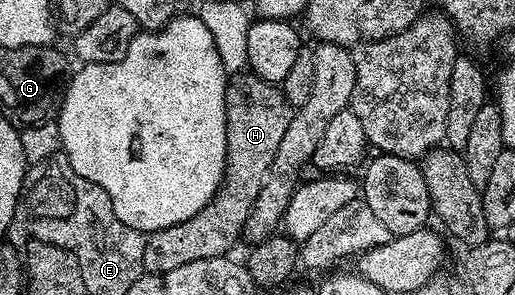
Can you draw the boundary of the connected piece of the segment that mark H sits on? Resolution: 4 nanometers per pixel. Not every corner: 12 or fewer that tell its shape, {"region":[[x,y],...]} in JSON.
{"region":[[248,70],[225,86],[217,193],[148,233],[158,276],[232,253],[294,109]]}

